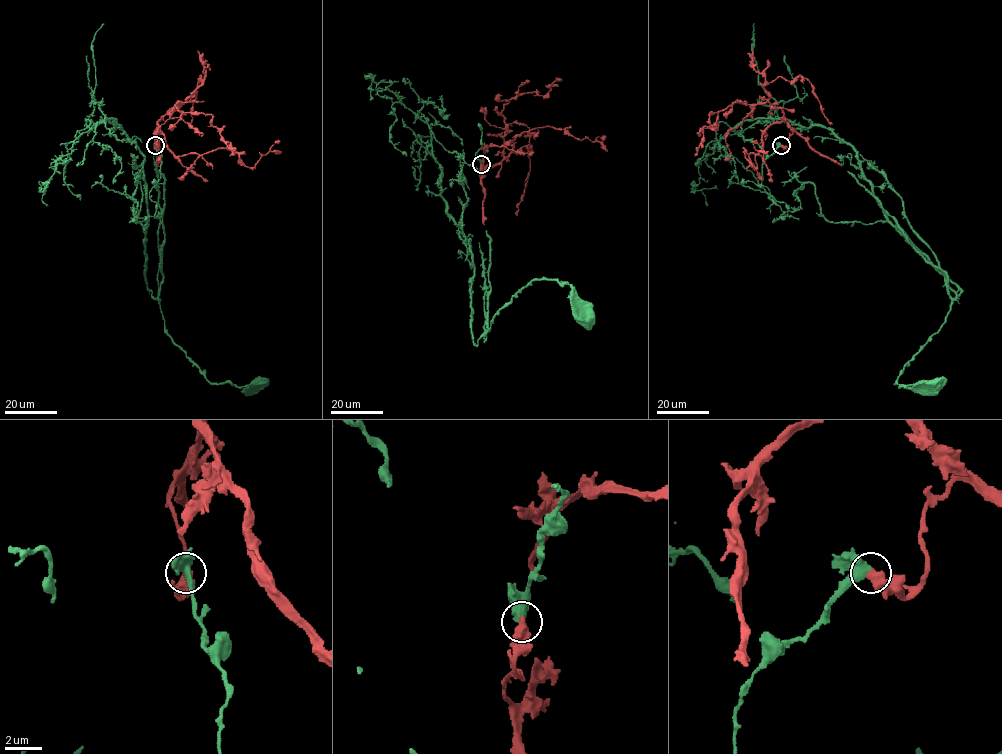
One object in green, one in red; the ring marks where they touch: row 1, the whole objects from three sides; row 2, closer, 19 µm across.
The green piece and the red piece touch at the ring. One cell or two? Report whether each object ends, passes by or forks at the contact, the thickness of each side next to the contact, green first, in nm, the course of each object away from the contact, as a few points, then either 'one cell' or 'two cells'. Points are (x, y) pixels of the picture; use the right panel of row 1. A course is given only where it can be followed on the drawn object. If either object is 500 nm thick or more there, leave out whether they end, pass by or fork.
440 nm thick on the green side, 600 nm on the other; green runs (781, 145), (762, 166), (779, 217), (812, 183), (827, 220), (890, 221), (961, 289), (896, 383), (935, 383); red runs (781, 145), (788, 147), (793, 131), (780, 108), (734, 101), (709, 114), (713, 127), (703, 128), (695, 155); one cell

